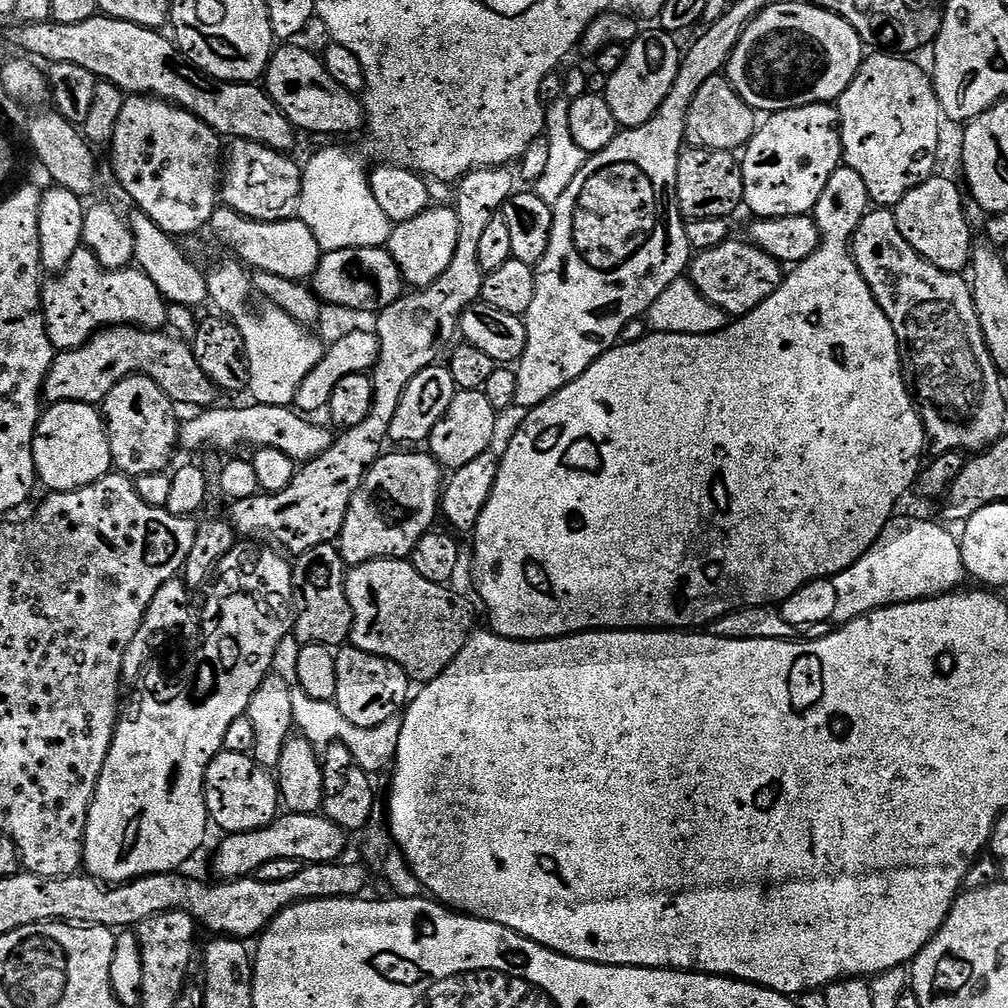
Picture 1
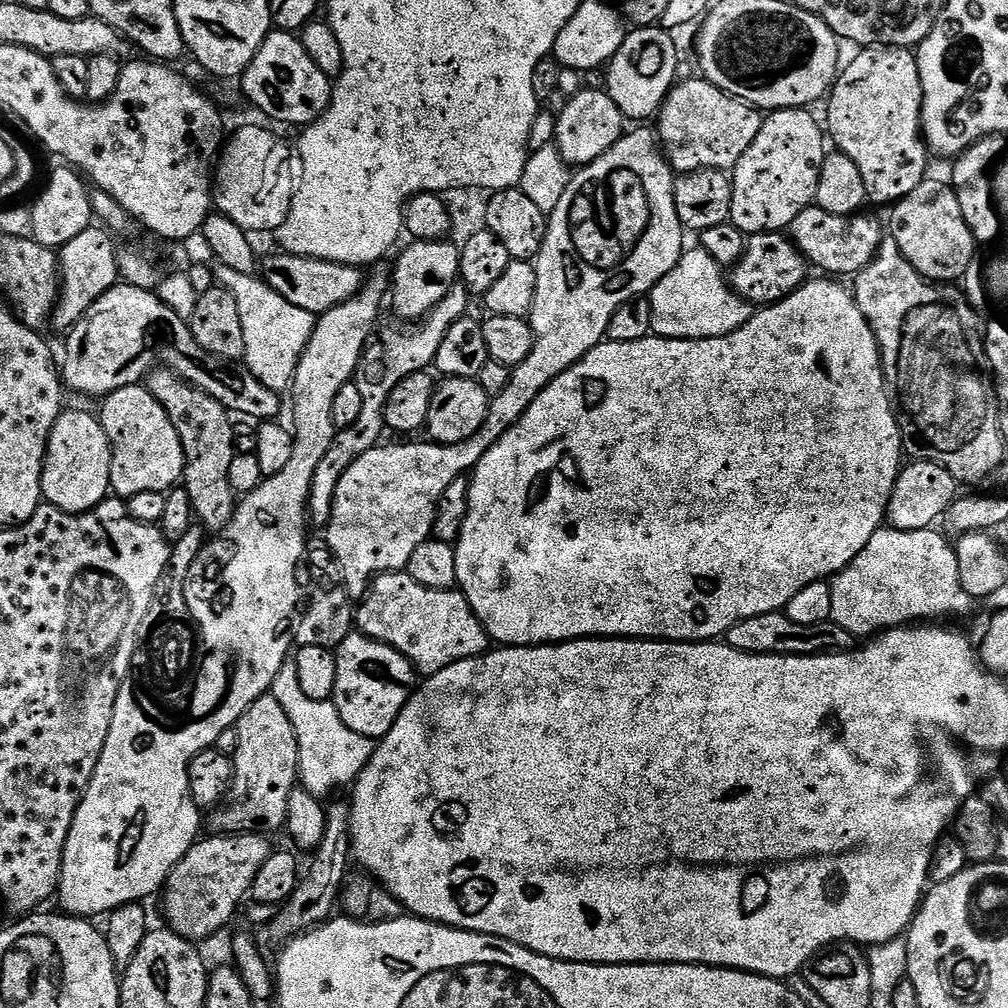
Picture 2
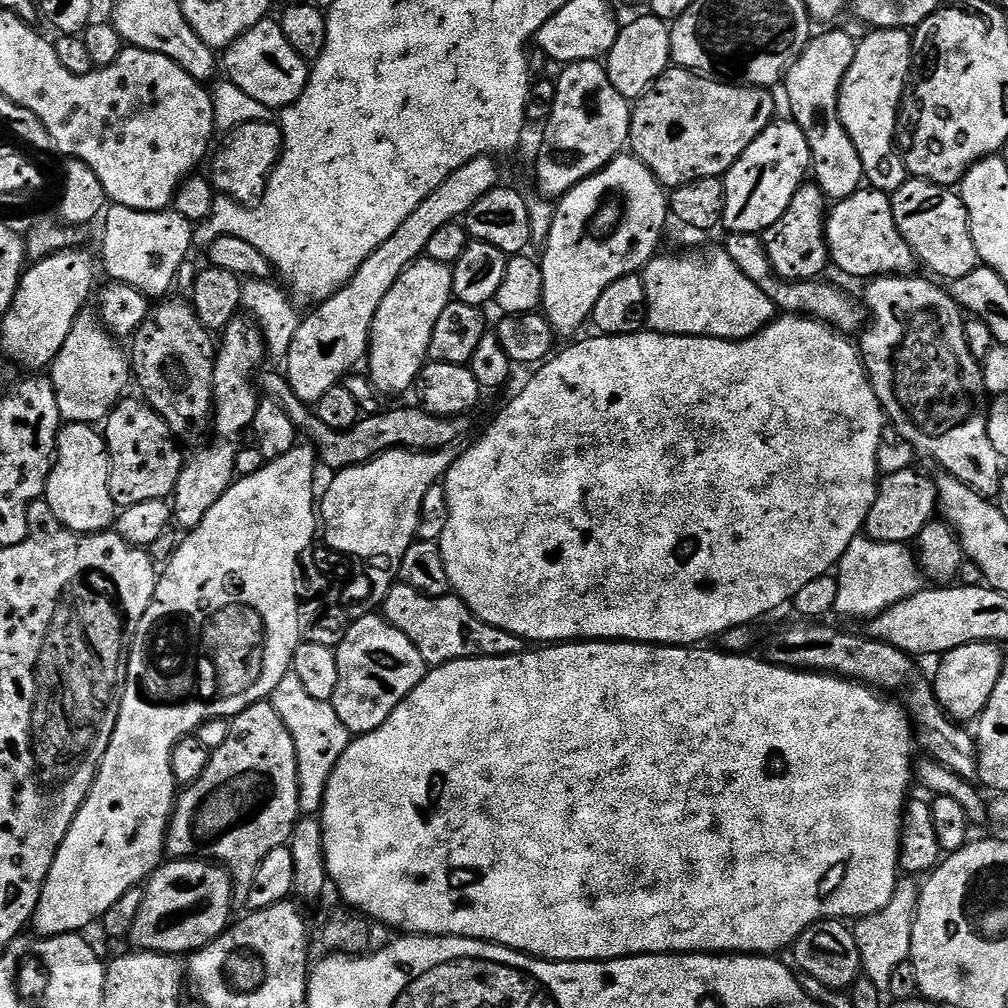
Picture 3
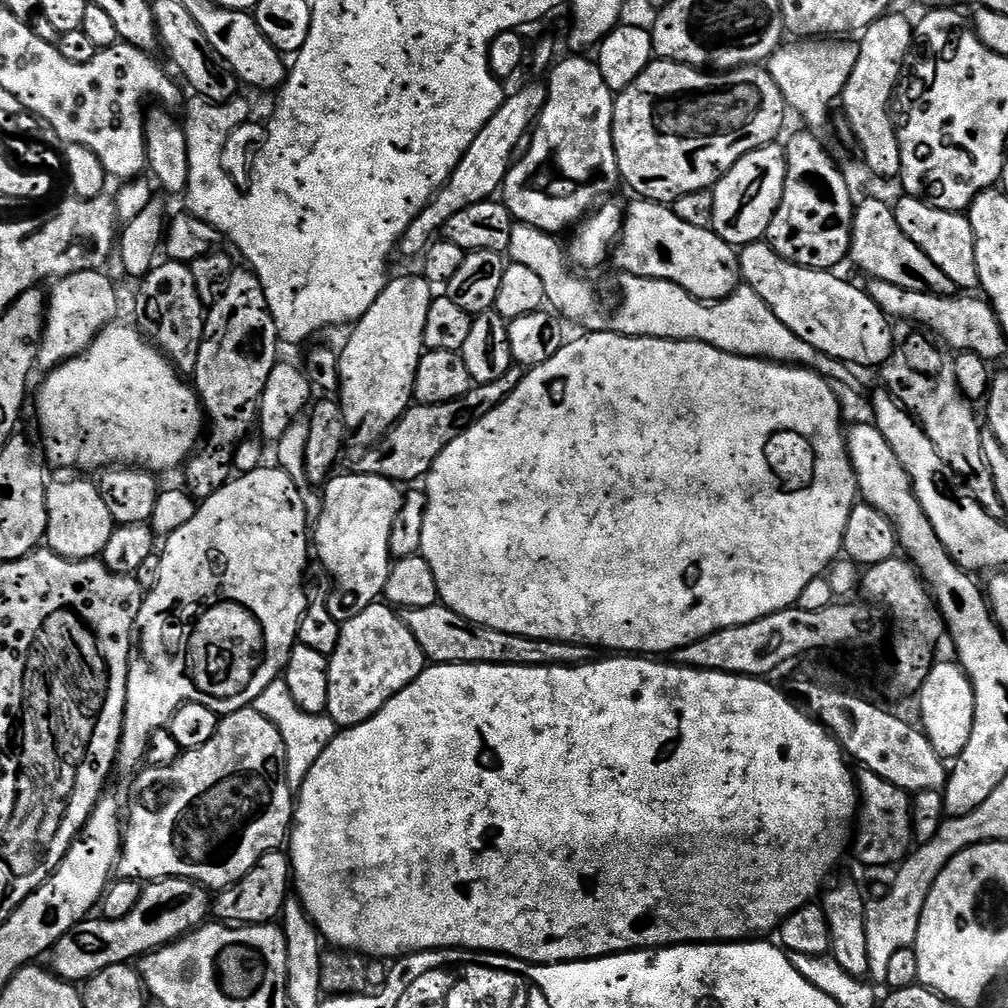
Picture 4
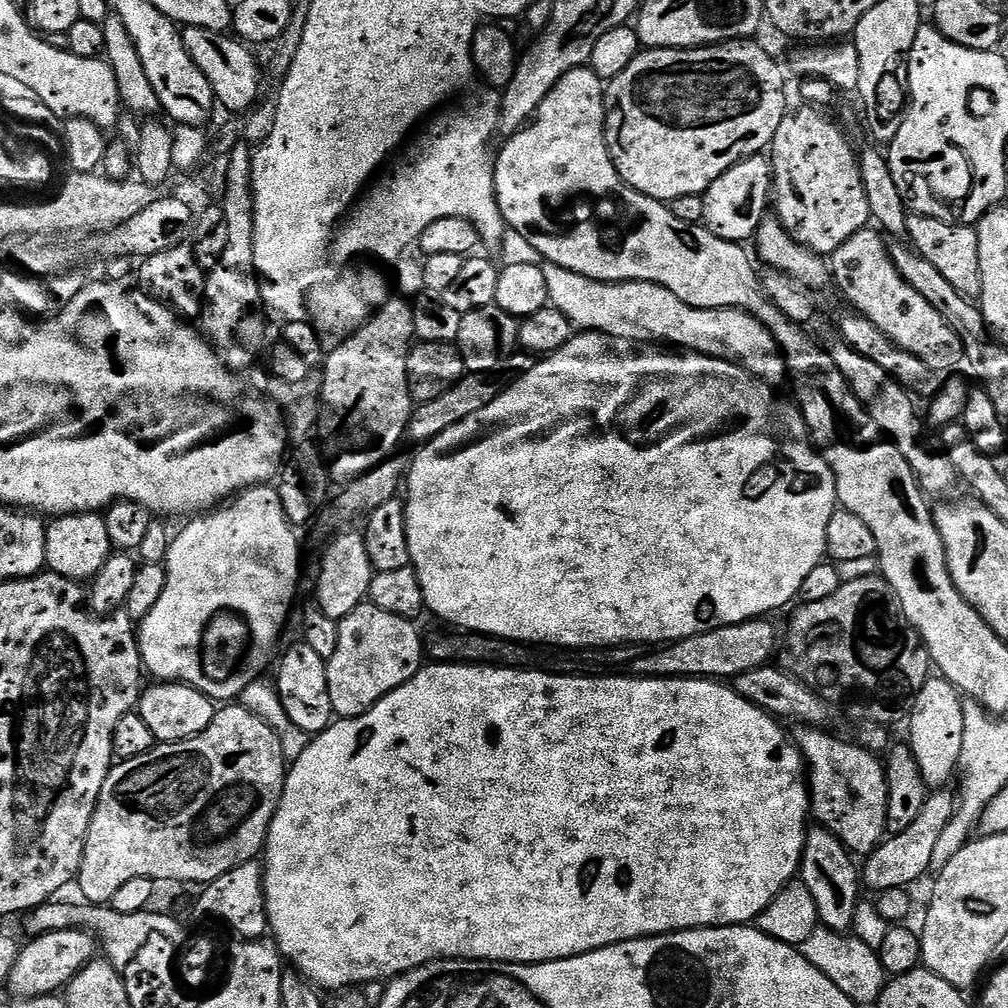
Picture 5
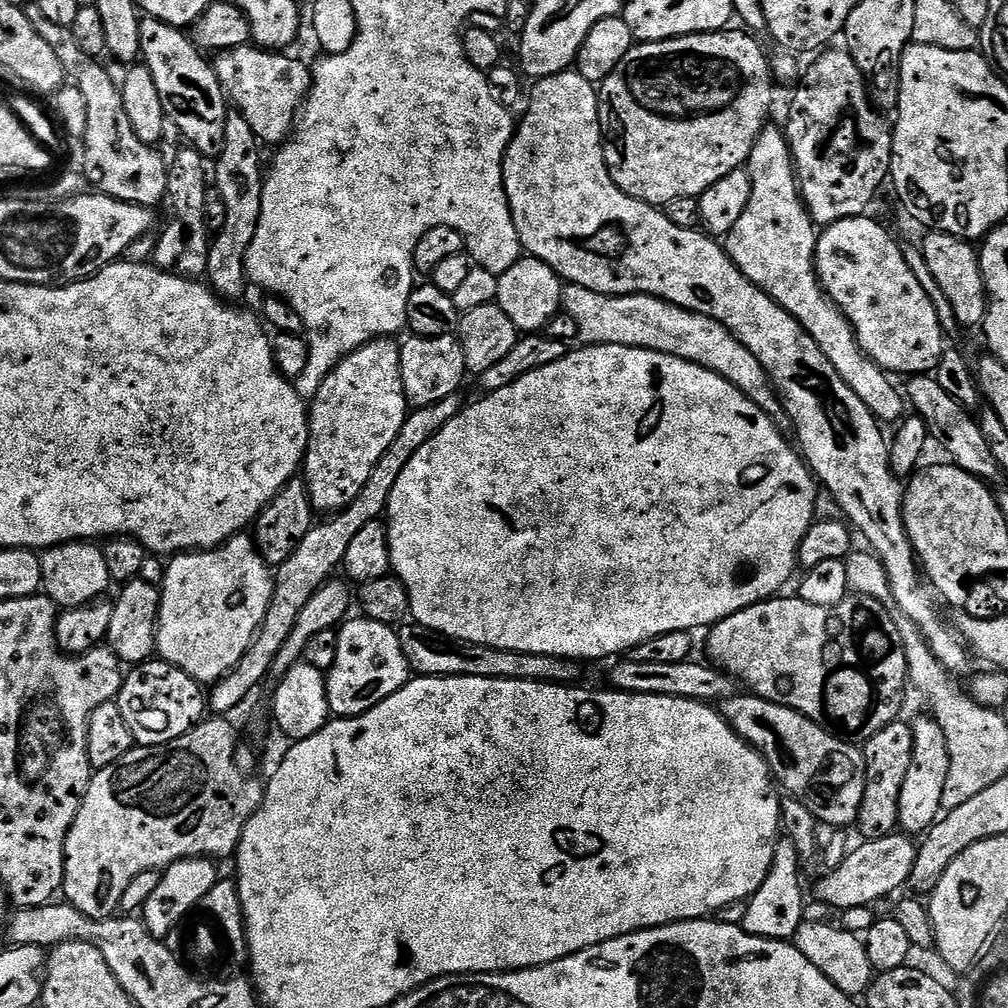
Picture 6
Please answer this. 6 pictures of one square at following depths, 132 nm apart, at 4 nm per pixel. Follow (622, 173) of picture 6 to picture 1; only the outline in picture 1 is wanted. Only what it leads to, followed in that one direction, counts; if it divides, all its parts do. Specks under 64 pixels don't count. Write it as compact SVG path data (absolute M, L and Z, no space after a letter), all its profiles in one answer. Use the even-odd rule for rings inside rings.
M721 74L710 78L710 82L702 82L702 90L698 90L694 102L690 102L684 134L687 143L693 148L736 152L747 145L757 127L758 113L756 109L751 108L734 90L727 75Z

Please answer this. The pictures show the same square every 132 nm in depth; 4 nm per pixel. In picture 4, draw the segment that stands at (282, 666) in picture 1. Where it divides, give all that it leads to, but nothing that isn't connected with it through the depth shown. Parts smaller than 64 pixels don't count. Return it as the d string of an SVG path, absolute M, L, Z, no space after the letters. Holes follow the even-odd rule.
M282 678L270 682L270 686L258 694L254 707L262 718L270 718L278 734L282 734L282 742L286 746L286 778L293 790L299 790L302 782L306 782L306 774L310 774L310 766L318 762L322 750L326 750L335 738L338 731L336 723L323 712L307 712L298 706L294 694L290 694L290 686L286 686Z

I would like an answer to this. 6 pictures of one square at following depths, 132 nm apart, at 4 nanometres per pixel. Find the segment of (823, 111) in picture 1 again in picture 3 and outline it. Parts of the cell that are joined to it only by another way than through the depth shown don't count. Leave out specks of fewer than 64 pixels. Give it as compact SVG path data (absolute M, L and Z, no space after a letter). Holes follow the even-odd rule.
M791 118L773 119L766 130L730 166L724 181L723 227L729 233L755 232L763 234L790 206L790 198L798 194L812 167L812 155L806 134Z

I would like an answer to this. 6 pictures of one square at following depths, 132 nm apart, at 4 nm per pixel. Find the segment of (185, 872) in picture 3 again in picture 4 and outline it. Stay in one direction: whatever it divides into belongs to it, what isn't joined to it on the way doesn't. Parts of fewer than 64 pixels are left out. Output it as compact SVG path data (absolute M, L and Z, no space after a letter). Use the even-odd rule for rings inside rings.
M153 880L145 887L142 898L138 898L138 906L134 906L126 918L89 918L62 934L50 953L51 971L61 980L87 982L110 966L136 962L139 956L147 957L195 932L209 919L212 902L209 889L192 880Z

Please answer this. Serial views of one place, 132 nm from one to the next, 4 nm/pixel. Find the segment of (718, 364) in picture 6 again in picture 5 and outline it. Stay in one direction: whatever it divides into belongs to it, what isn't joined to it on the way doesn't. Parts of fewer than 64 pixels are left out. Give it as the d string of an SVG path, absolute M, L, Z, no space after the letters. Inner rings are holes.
M545 263L543 269L551 307L562 310L562 314L570 318L573 329L601 332L619 340L655 342L676 350L728 360L777 390L789 383L788 364L774 334L770 334L767 326L749 312L740 308L695 308L682 302L678 294L666 290L666 286L641 280L607 284L574 274L574 270L566 270L557 264Z

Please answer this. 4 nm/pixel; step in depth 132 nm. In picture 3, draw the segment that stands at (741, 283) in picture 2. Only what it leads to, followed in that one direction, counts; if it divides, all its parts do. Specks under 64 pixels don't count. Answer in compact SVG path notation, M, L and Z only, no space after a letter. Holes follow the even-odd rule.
M815 182L801 184L798 194L790 198L790 206L786 206L786 214L774 222L762 234L764 252L772 263L772 271L781 280L799 282L815 280L824 267L829 267L828 243L824 237L826 219L826 197L824 191Z

